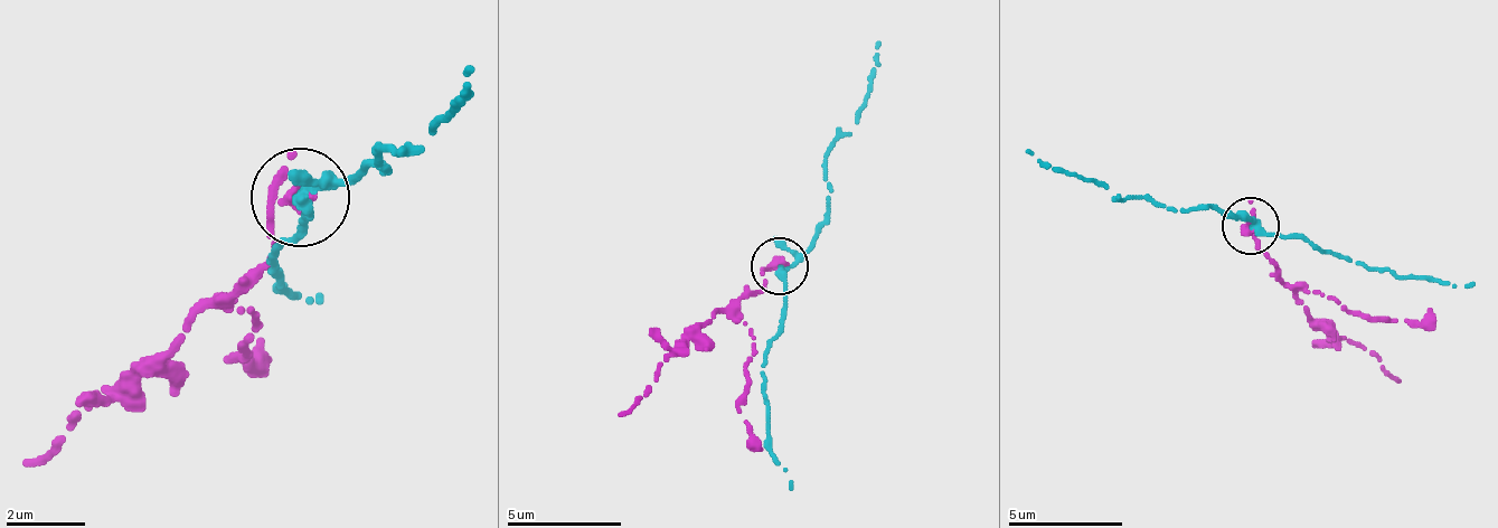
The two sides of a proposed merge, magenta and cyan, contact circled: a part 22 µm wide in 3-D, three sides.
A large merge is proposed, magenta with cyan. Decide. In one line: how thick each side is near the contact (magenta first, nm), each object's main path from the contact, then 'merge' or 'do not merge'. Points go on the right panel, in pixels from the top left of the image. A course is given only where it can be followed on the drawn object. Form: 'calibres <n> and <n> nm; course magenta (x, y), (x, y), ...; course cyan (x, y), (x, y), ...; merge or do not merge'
calibres 320 and 240 nm; course magenta (1249, 227), (1307, 313), (1375, 354), (1398, 382); course cyan (1249, 227), (1237, 216), (1117, 198), (1025, 152); do not merge

